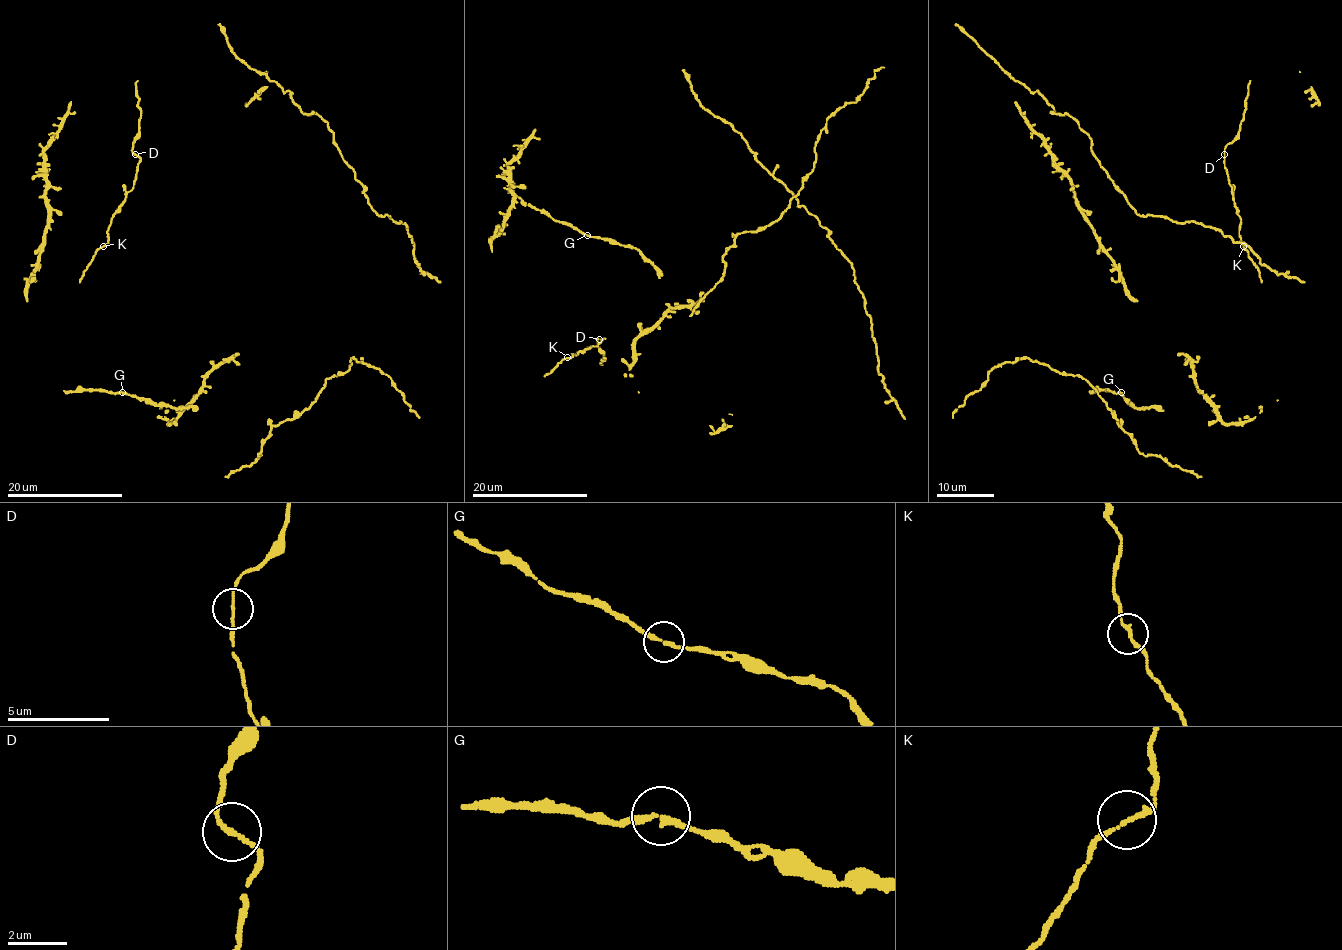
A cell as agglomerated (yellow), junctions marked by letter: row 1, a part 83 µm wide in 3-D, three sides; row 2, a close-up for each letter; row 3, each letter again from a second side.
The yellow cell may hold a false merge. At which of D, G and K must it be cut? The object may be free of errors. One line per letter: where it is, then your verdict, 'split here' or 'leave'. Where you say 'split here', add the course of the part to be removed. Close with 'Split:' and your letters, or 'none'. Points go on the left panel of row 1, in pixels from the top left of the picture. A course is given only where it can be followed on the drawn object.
D: place (135, 154); leave
G: place (122, 392); leave
K: place (103, 246); leave
Split: none

